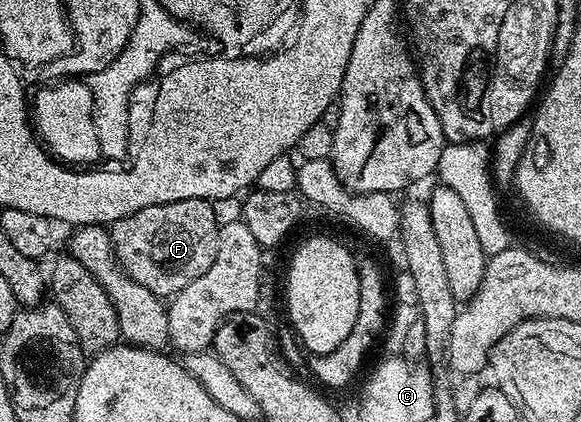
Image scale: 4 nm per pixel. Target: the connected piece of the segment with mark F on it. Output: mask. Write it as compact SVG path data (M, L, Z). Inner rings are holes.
M206 198L177 200L141 208L141 212L133 212L109 226L119 267L134 282L141 284L141 288L149 288L149 292L164 300L181 292L185 284L197 280L197 276L213 264L213 256L217 256L219 228L211 202Z

